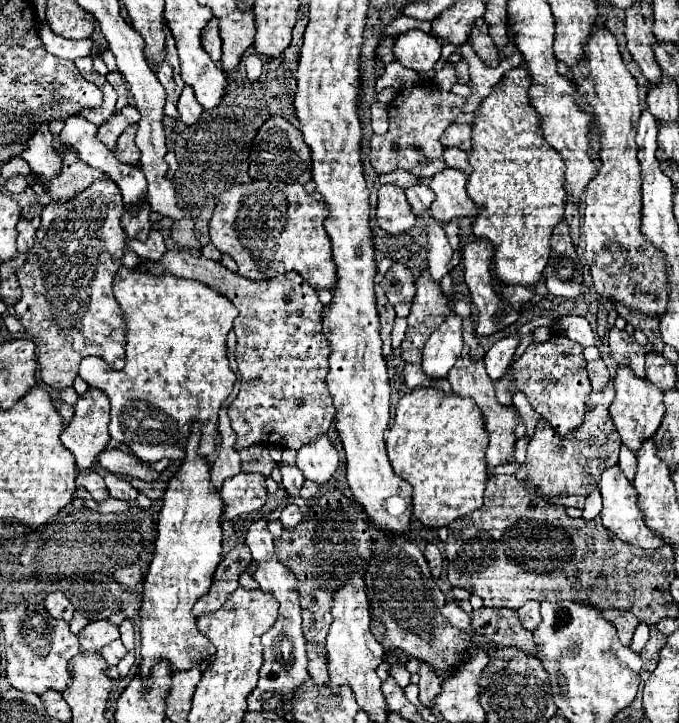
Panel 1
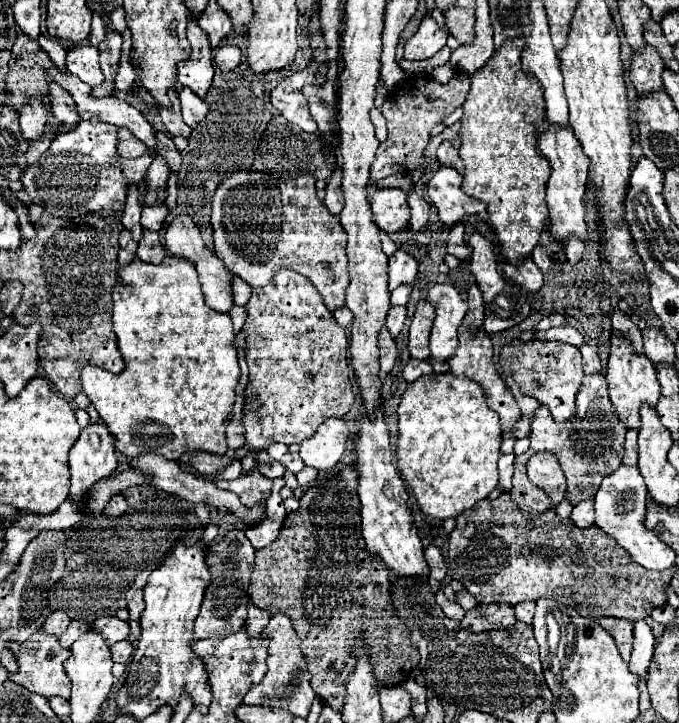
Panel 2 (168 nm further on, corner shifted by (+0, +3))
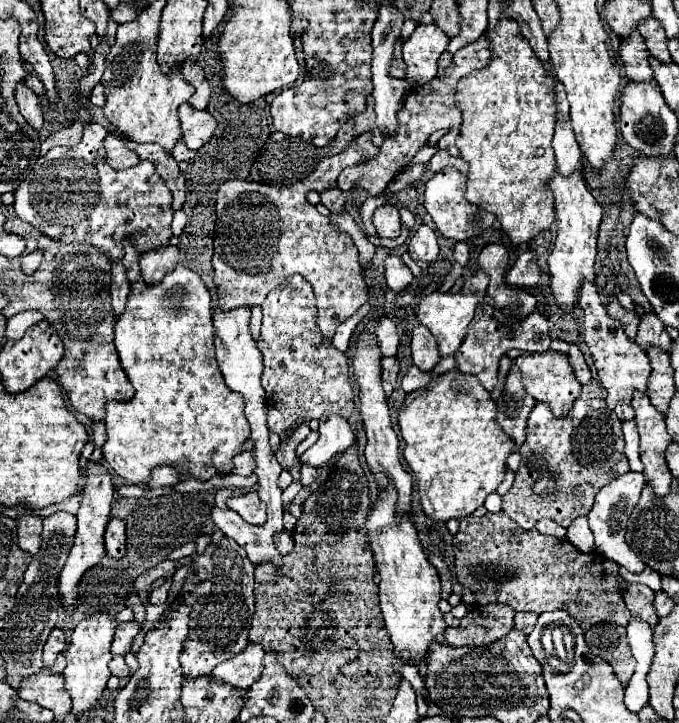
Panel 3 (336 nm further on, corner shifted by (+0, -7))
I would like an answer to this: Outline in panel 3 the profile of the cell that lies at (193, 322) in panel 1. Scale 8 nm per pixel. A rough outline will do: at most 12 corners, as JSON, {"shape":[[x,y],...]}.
{"shape":[[177,264],[133,286],[103,458],[129,484],[227,474],[249,438],[211,294]]}

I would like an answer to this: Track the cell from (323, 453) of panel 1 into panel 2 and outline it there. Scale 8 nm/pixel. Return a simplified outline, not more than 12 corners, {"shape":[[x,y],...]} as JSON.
{"shape":[[327,418],[315,436],[301,442],[301,458],[317,470],[343,456],[349,428]]}

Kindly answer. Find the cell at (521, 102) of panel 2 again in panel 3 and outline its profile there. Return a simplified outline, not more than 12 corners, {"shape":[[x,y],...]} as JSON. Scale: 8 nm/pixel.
{"shape":[[517,22],[457,84],[465,198],[513,244],[555,220],[555,90]]}

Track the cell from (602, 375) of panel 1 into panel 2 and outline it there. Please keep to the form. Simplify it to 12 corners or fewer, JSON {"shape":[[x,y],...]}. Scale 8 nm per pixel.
{"shape":[[587,344],[579,346],[583,372],[599,374],[601,362],[597,352]]}

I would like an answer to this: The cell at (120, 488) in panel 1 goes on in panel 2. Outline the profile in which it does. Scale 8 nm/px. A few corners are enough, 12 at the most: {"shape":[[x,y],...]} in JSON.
{"shape":[[121,494],[113,496],[105,506],[105,516],[121,516],[127,502]]}

